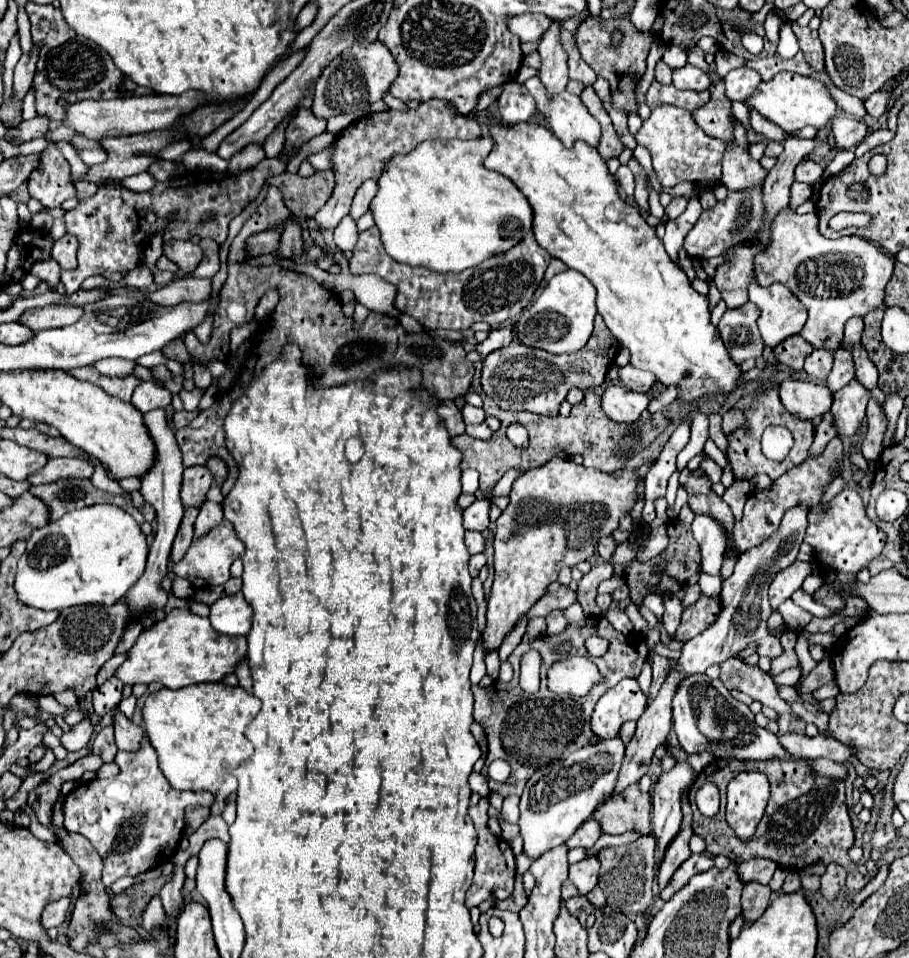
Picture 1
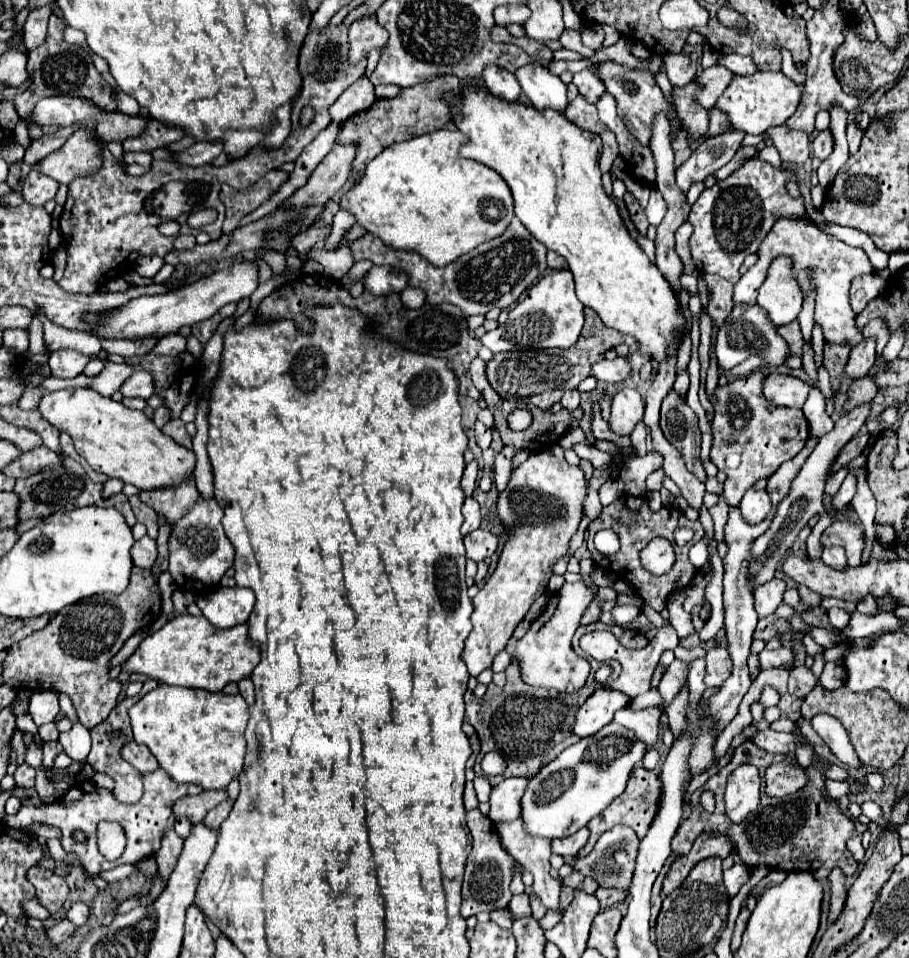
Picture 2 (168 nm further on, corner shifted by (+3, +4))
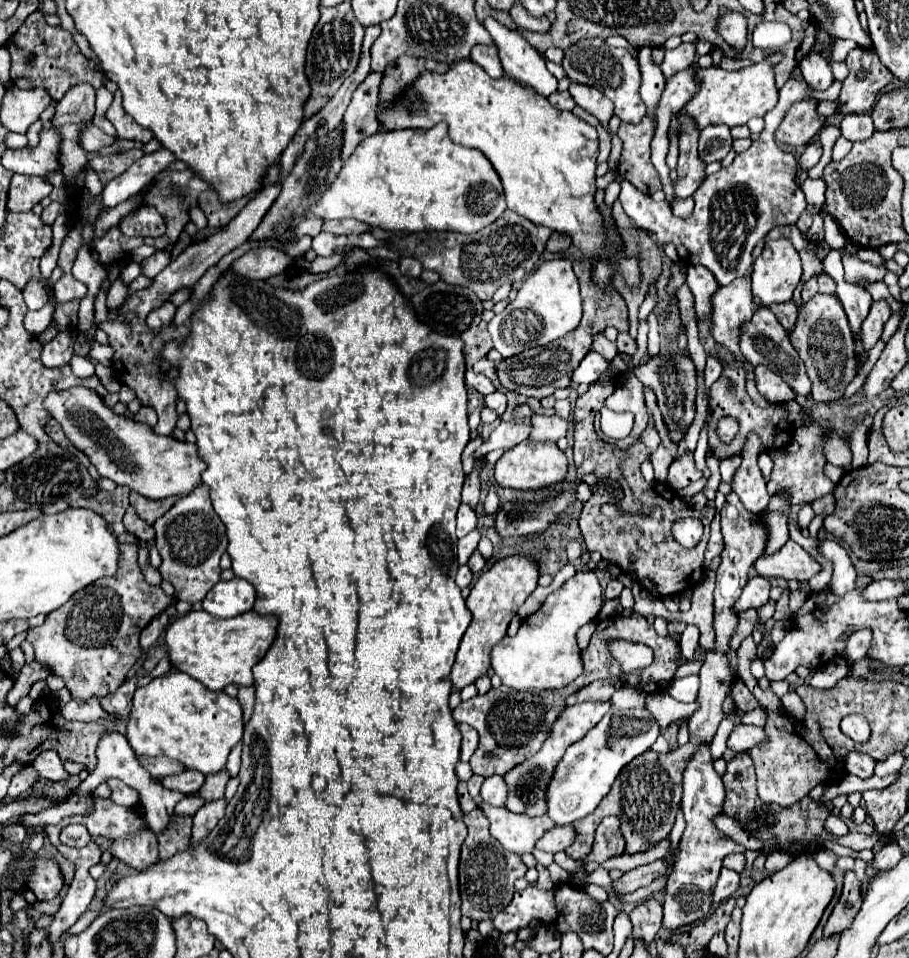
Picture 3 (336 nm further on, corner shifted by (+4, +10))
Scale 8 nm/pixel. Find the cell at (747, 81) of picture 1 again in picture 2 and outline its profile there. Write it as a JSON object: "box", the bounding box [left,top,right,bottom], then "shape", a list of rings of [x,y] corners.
{"box":[697,65,735,109],"shape":[[[713,65],[709,69],[705,69],[697,81],[703,85],[703,91],[697,93],[697,101],[705,107],[705,109],[711,109],[715,107],[717,99],[721,97],[721,93],[729,87],[729,83],[733,81],[735,73],[729,71],[727,67],[723,65]]]}

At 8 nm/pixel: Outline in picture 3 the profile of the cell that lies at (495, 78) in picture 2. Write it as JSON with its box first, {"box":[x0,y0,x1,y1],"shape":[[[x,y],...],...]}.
{"box":[470,45,504,79],"shape":[[[474,45],[472,47],[472,53],[470,53],[470,59],[474,63],[478,63],[494,79],[502,77],[502,73],[504,73],[494,45]]]}

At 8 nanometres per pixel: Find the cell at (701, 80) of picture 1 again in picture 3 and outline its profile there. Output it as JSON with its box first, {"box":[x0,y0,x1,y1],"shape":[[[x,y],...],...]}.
{"box":[660,43,696,77],"shape":[[[682,43],[680,47],[666,51],[666,57],[664,57],[660,69],[662,69],[664,77],[672,77],[672,73],[692,67],[694,59],[696,59],[696,43]]]}

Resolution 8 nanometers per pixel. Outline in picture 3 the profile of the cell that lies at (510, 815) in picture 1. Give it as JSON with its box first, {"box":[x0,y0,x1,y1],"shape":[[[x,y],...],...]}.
{"box":[480,775,508,807],"shape":[[[492,775],[488,779],[484,779],[482,789],[480,789],[480,797],[494,805],[494,807],[504,807],[504,797],[508,795],[508,785],[504,785],[504,779],[500,775]]]}

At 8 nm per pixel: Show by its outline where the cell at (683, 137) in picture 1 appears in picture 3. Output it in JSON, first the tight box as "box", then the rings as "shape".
{"box":[562,39,646,123],"shape":[[[580,39],[564,51],[562,67],[570,81],[590,85],[590,87],[596,85],[596,89],[600,89],[614,103],[614,115],[620,117],[622,121],[636,123],[640,121],[640,117],[646,115],[646,107],[638,93],[640,89],[638,61],[630,55],[628,49],[610,47],[606,45],[606,41],[600,39]]]}

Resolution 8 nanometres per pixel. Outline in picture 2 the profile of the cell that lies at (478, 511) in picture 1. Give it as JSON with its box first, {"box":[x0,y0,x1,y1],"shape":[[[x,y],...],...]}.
{"box":[461,497,481,535],"shape":[[[473,497],[465,499],[465,503],[463,503],[463,517],[465,517],[465,521],[463,521],[463,525],[461,525],[461,533],[463,533],[463,535],[467,535],[469,531],[475,531],[475,529],[479,527],[481,507],[479,507],[479,503],[477,503]]]}

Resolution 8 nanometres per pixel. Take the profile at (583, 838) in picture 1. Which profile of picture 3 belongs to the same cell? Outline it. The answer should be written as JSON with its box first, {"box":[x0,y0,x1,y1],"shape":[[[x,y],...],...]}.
{"box":[536,825,576,855],"shape":[[[564,825],[564,827],[554,827],[554,829],[546,831],[546,833],[538,839],[536,847],[554,855],[554,853],[558,853],[558,851],[564,851],[568,845],[572,845],[574,837],[576,837],[576,835],[574,835],[574,829],[572,829],[572,827],[568,827],[568,825]]]}

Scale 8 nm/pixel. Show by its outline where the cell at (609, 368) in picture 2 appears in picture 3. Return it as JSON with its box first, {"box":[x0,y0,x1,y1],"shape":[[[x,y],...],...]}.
{"box":[572,351,608,385],"shape":[[[590,351],[590,353],[586,353],[586,357],[580,361],[580,365],[576,367],[576,371],[572,373],[572,381],[574,381],[576,385],[580,385],[580,383],[586,383],[586,385],[596,383],[598,377],[604,373],[606,367],[608,367],[608,363],[604,361],[604,357],[600,357],[600,353]]]}

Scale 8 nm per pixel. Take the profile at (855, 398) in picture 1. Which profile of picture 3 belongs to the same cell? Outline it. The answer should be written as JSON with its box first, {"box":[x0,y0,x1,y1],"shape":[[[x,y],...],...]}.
{"box":[864,301,892,353],"shape":[[[874,301],[872,307],[870,307],[870,313],[864,321],[864,351],[868,353],[876,341],[880,339],[882,335],[882,327],[884,323],[888,321],[888,317],[892,315],[890,311],[890,305],[886,301]]]}

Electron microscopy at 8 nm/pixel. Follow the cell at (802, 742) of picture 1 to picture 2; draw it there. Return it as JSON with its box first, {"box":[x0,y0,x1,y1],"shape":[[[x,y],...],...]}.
{"box":[753,729,797,753],"shape":[[[763,729],[757,733],[757,739],[753,743],[769,753],[791,753],[797,747],[797,735],[793,733],[779,733],[773,729]]]}

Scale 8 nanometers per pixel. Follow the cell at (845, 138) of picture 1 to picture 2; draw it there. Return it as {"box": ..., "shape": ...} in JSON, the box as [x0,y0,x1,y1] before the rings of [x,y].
{"box":[811,131,833,159],"shape":[[[823,131],[819,133],[813,143],[811,143],[811,149],[813,149],[813,155],[819,157],[819,159],[827,159],[833,151],[833,137],[829,135],[829,131]]]}

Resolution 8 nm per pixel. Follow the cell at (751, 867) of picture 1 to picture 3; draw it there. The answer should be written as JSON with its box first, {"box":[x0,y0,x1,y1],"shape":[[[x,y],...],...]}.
{"box":[712,869,740,905],"shape":[[[722,869],[720,871],[720,877],[718,877],[718,883],[712,891],[712,903],[718,905],[720,901],[728,899],[736,889],[738,889],[738,881],[740,881],[740,875],[732,869]]]}

